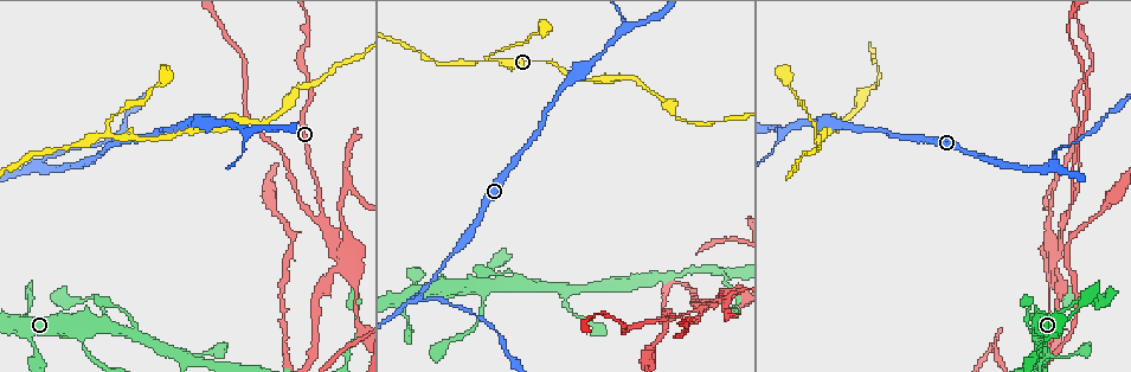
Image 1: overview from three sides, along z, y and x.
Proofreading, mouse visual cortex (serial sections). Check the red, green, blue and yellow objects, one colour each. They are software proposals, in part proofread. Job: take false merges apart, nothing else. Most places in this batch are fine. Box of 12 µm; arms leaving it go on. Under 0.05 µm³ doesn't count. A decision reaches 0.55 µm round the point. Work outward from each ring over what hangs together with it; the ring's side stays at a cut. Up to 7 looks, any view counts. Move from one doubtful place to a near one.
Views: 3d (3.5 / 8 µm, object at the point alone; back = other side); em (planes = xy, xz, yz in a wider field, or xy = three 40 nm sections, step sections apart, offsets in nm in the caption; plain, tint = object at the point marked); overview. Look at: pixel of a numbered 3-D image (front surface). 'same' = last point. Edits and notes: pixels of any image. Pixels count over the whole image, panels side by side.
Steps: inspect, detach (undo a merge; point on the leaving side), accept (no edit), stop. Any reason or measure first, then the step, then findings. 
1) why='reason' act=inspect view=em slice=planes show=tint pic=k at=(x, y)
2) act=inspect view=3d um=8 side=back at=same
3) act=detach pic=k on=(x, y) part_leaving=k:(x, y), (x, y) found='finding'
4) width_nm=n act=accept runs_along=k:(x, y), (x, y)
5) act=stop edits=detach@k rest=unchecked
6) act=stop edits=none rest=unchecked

why='three-way junction' act=inspect view=3d um=3.5 pic=1 at=(701, 308)

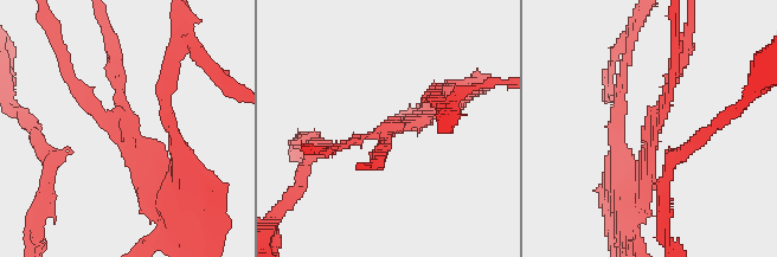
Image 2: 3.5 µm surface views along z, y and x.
act=inspect view=em slice=xy step=3 show=tint pic=2 at=(653, 113)

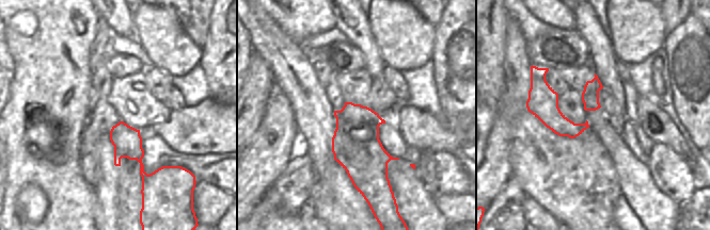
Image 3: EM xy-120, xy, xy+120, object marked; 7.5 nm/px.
width_nm=360 act=detach pic=2 on=(627, 152) part_leaving=2:(654, 115), (627, 213) found='a second cell is stuck on'

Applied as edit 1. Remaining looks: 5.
act=inspect view=overview

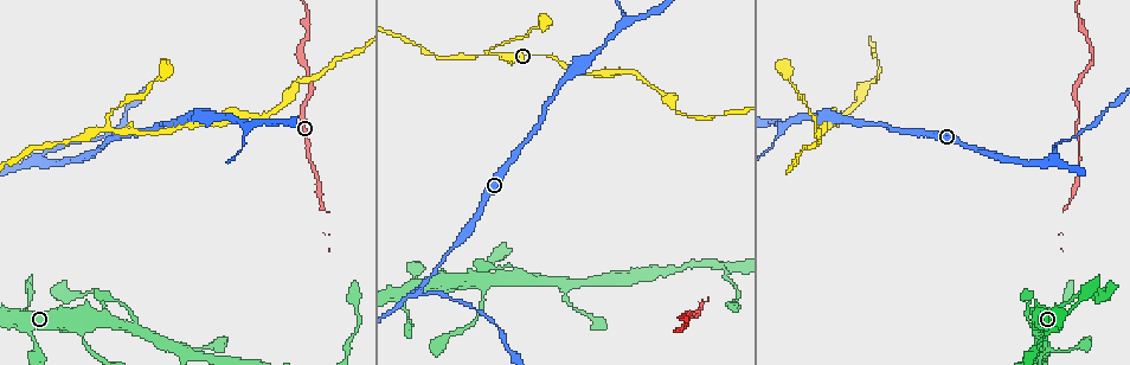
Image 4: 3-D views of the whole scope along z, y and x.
why='small branch off a trunk' act=inspect view=3d um=8 pic=4 at=(514, 280)

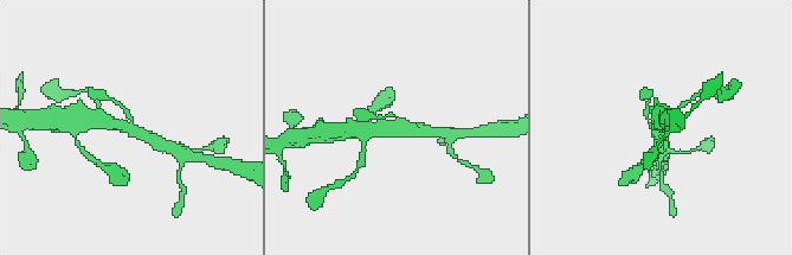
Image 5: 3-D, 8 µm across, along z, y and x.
act=inspect view=em slice=xy step=2 show=tint pic=5 at=(656, 129)

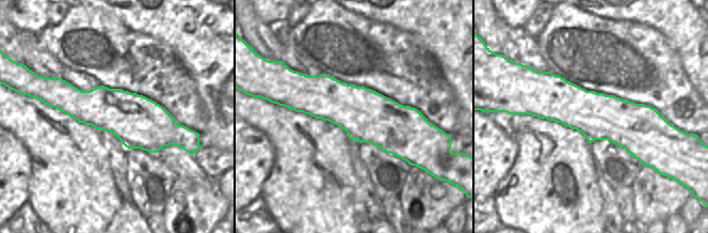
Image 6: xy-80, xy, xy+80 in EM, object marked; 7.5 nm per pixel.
act=accept runs_along=6:(285, 102), (424, 124) found='continuous, no second cell'

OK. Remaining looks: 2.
act=inspect view=3d um=3.5 pic=4 at=(1045, 350)

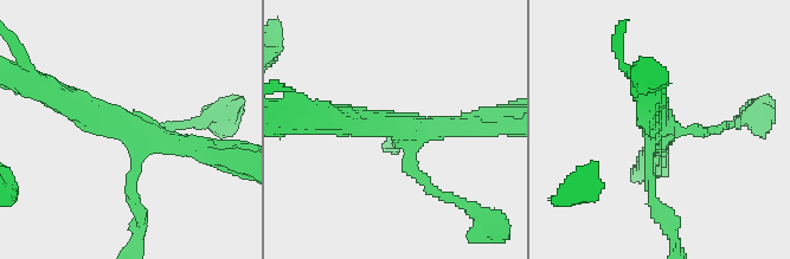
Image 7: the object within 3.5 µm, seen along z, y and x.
why='now the EM' act=inspect view=em slice=xy step=1 show=tint pic=7 at=(662, 129)

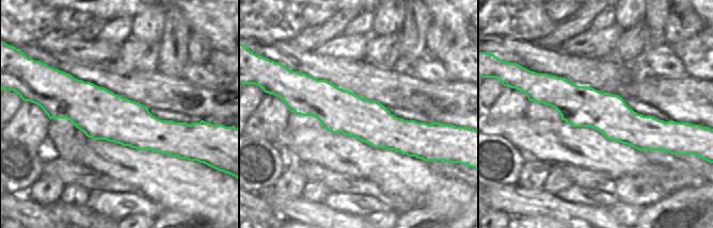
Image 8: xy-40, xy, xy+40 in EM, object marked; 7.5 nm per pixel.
width_nm=320 act=accept runs_along=7:(75, 102), (219, 156) found='continuous, no second cell'

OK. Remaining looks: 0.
act=stop edits=detach@2 rest=unchecked

